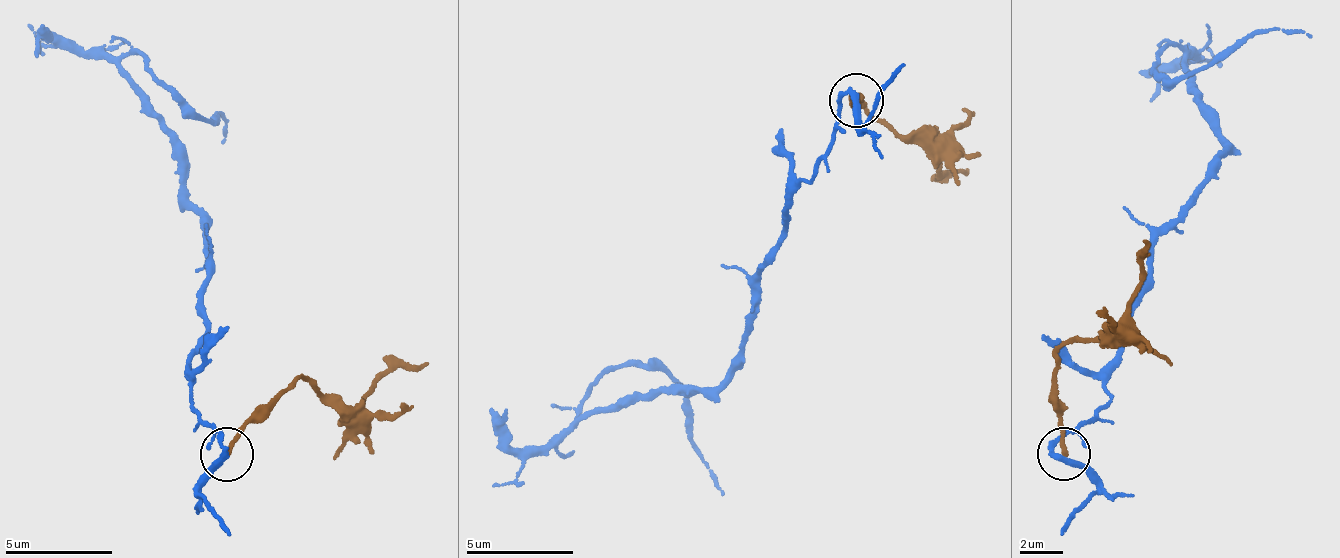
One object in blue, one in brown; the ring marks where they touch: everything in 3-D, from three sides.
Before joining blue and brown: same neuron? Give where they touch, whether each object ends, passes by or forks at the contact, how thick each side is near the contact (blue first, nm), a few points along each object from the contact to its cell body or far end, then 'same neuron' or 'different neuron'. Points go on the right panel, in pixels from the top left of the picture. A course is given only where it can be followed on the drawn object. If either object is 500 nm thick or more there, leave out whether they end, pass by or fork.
at (1064, 453); blue passes by; brown ends there; 280 nm thick on the blue side, 200 nm on the other; blue runs (1061, 453), (1113, 397), (1153, 237), (1222, 149), (1182, 57), (1155, 70), (1313, 36); brown runs (1065, 454), (1059, 350), (1121, 328), (1140, 276), (1144, 240); different neuron

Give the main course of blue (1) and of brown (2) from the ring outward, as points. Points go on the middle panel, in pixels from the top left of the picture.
1: (858, 96), (840, 100), (812, 183), (788, 191), (722, 381), (578, 407), (619, 367), (671, 374), (724, 496)
2: (858, 101), (850, 106), (867, 106), (931, 147), (942, 171), (970, 167)

